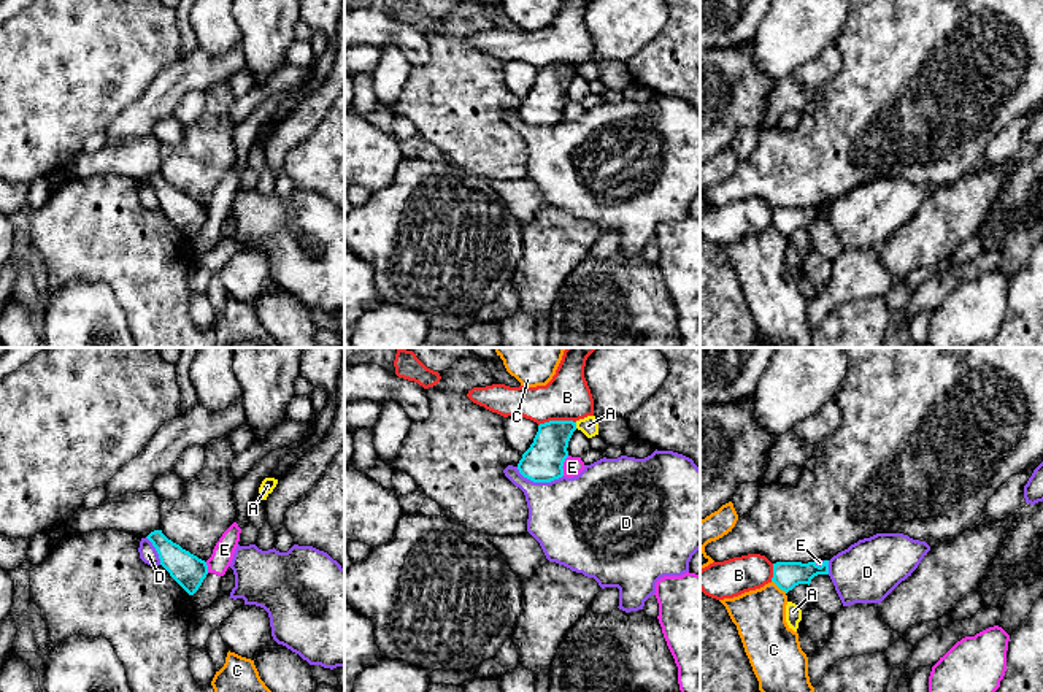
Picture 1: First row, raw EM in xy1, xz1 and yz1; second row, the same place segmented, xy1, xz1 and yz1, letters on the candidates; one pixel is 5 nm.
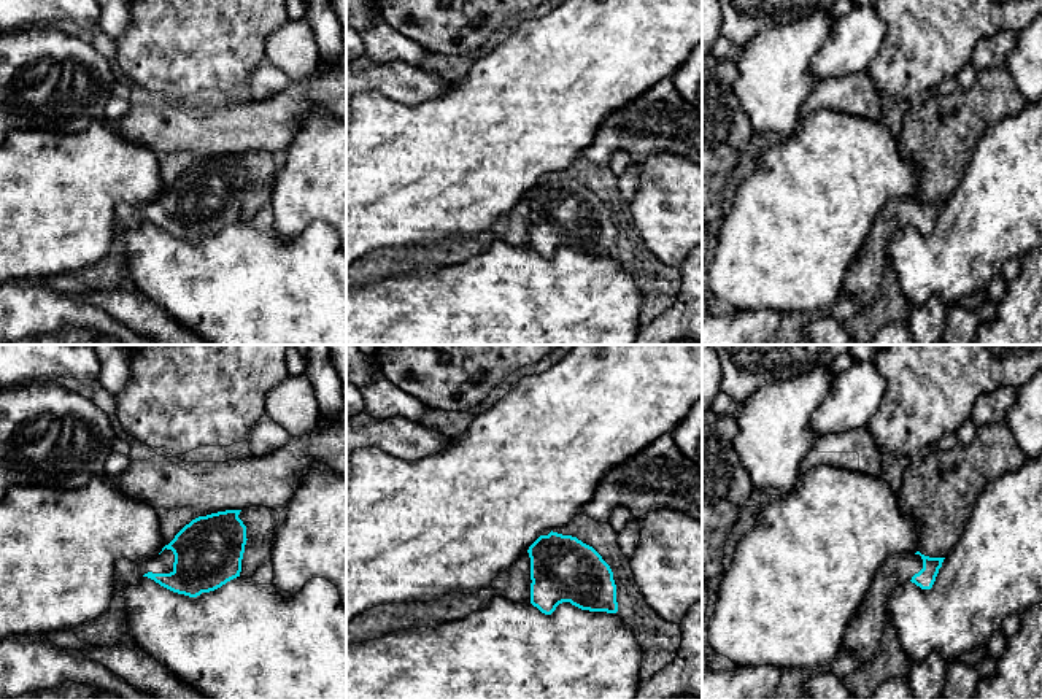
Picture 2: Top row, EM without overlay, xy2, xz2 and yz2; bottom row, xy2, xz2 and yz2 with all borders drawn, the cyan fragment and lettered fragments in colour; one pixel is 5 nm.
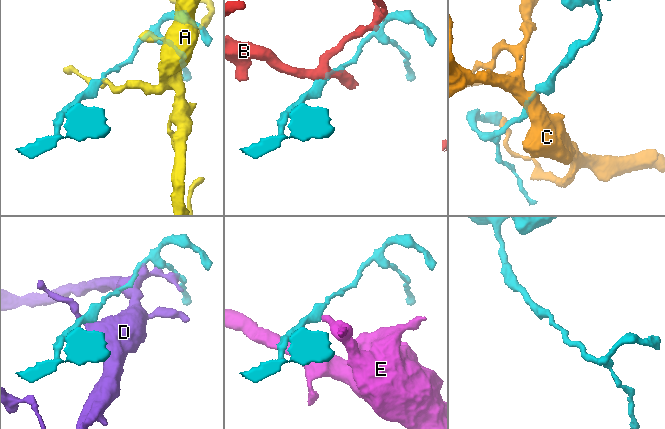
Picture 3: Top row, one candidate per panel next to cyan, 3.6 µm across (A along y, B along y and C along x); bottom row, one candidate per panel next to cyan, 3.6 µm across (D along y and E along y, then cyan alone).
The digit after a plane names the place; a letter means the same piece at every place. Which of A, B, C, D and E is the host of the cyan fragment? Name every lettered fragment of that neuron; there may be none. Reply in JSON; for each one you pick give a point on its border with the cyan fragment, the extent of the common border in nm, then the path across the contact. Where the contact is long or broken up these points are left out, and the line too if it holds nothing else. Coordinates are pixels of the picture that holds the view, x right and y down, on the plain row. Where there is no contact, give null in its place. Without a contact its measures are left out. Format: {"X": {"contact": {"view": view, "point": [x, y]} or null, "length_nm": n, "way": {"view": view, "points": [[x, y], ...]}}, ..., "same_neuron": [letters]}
{"same_neuron": []}

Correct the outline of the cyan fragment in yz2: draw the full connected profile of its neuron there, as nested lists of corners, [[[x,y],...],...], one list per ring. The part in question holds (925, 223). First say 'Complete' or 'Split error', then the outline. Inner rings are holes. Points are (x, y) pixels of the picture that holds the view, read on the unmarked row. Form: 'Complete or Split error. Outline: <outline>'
Split error. Outline: [[[920,195],[890,200],[878,213],[859,256],[851,262],[842,292],[867,308],[878,295],[886,268],[888,241],[901,229],[912,226],[921,234],[931,234],[945,202],[929,202]]]

